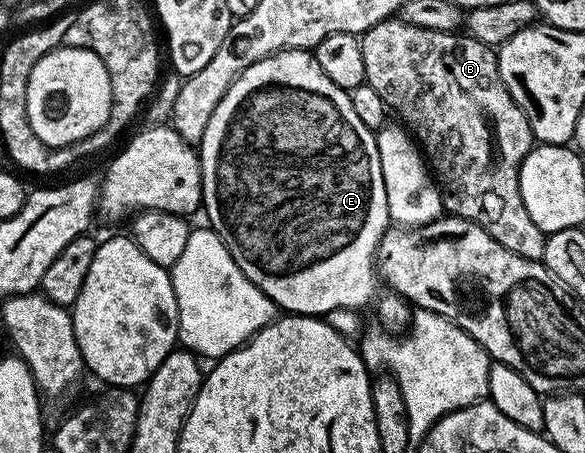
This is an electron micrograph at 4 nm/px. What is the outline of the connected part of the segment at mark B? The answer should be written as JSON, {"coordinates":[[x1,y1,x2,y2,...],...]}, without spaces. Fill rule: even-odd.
{"coordinates":[[401,18,382,20,361,33,366,83,384,98,387,109,408,126,420,145,426,163,441,185,442,206,449,215,475,220,500,246,520,258,541,261,547,233,532,222,520,194,518,171,536,141,524,110,512,102,498,69,498,54,491,45,468,34,455,34,412,26]]}

